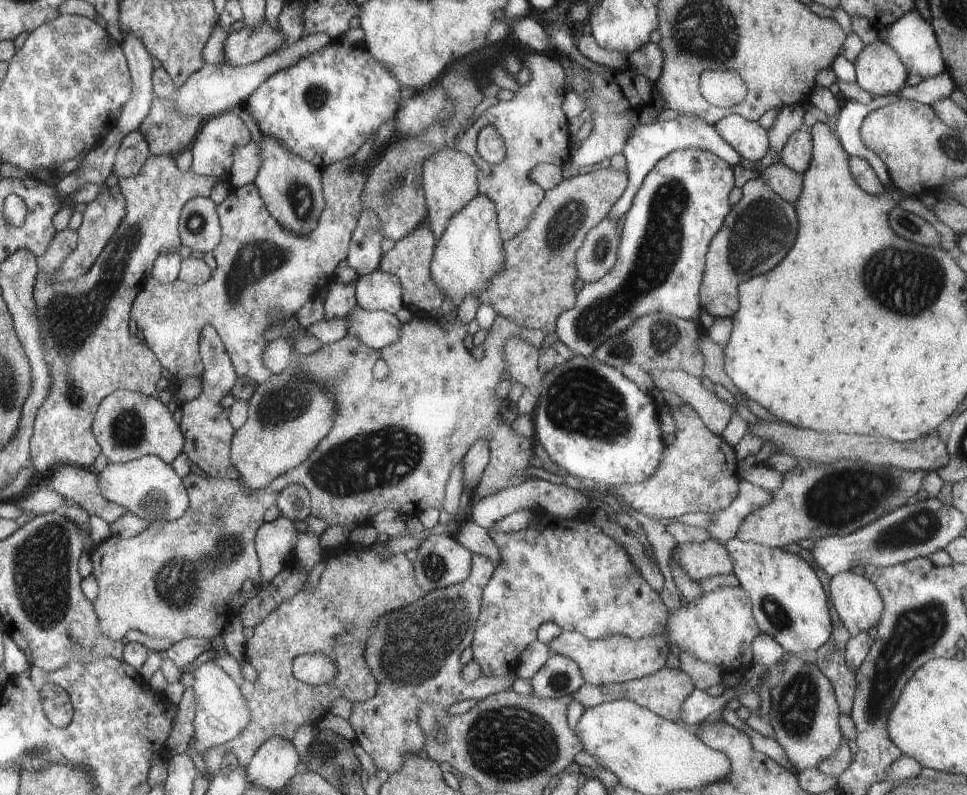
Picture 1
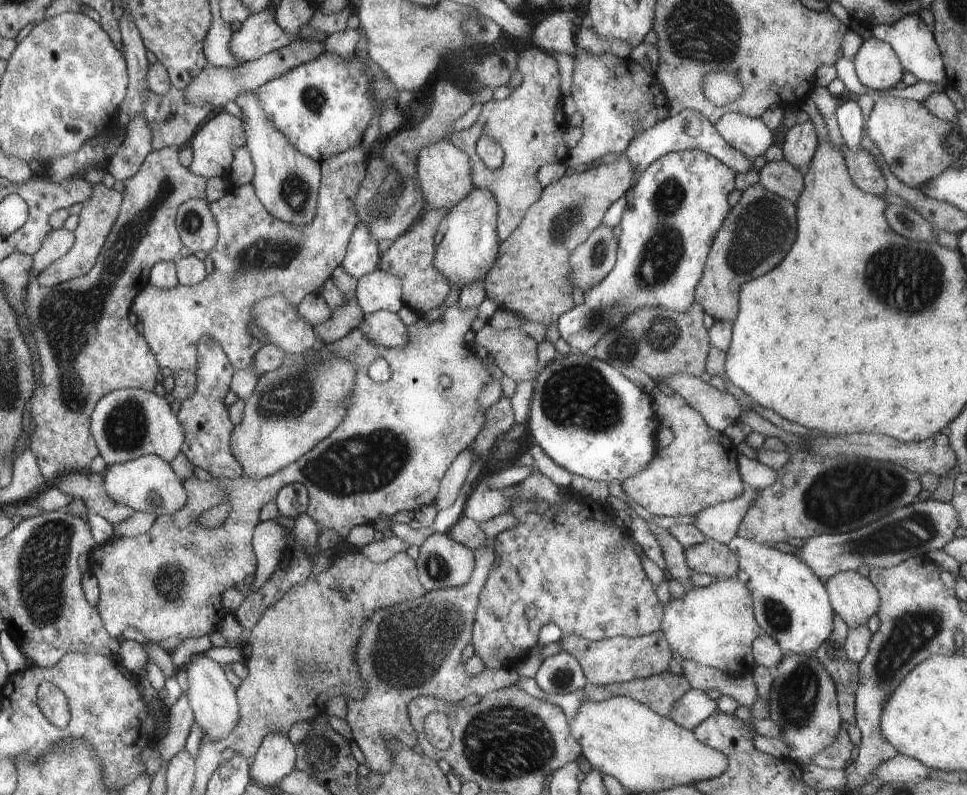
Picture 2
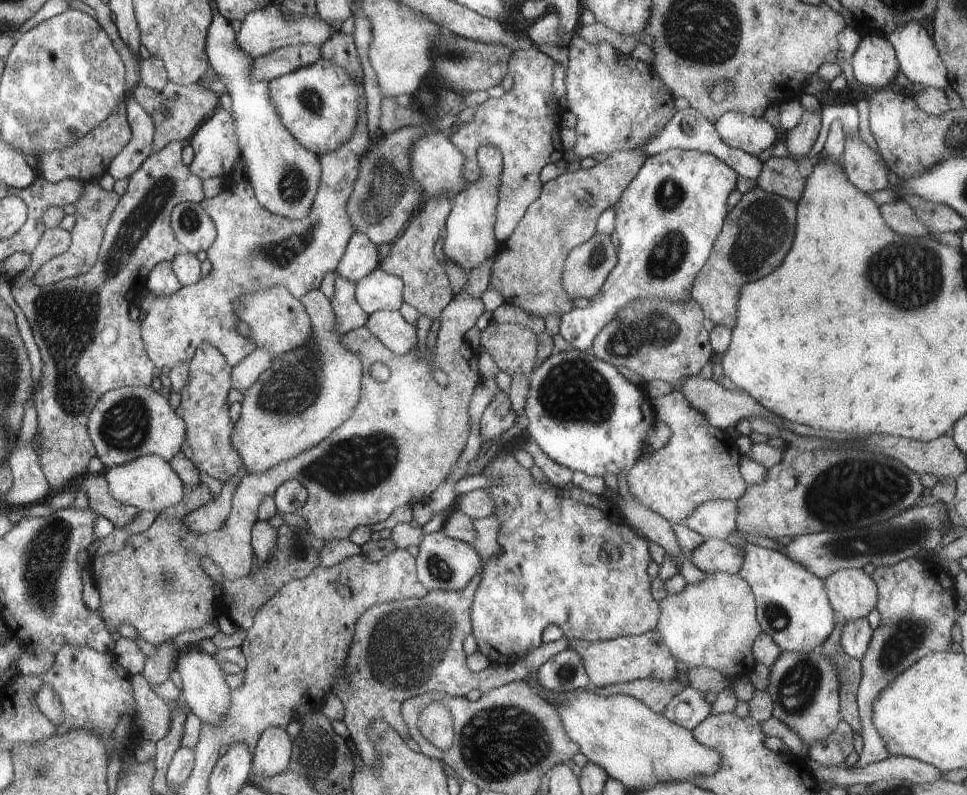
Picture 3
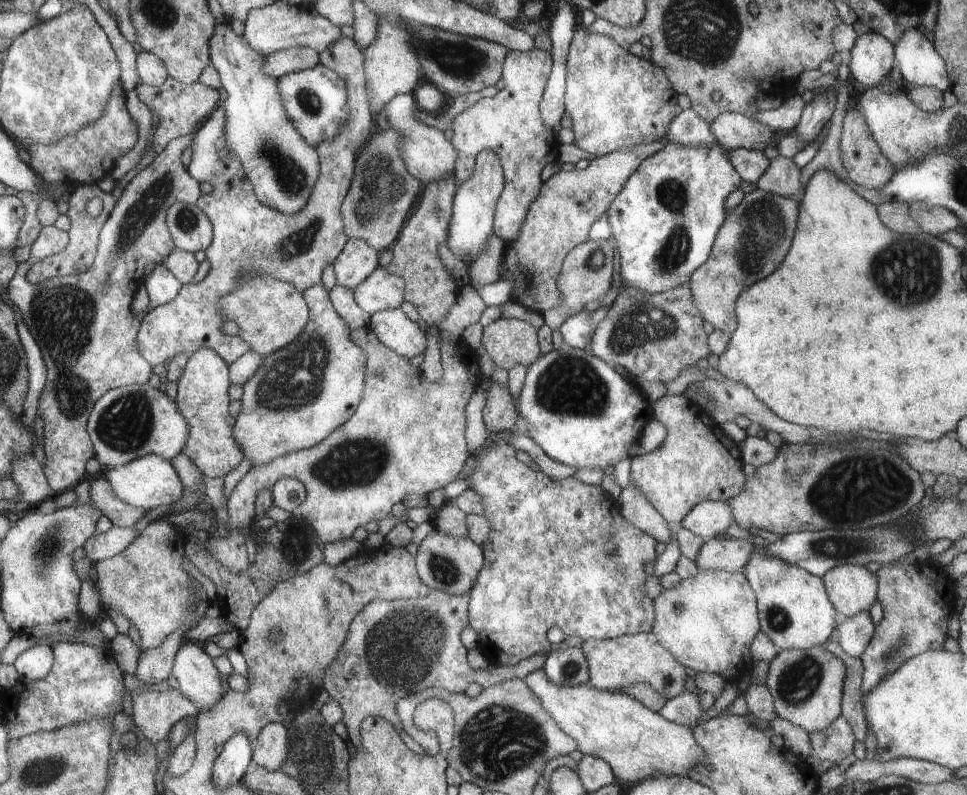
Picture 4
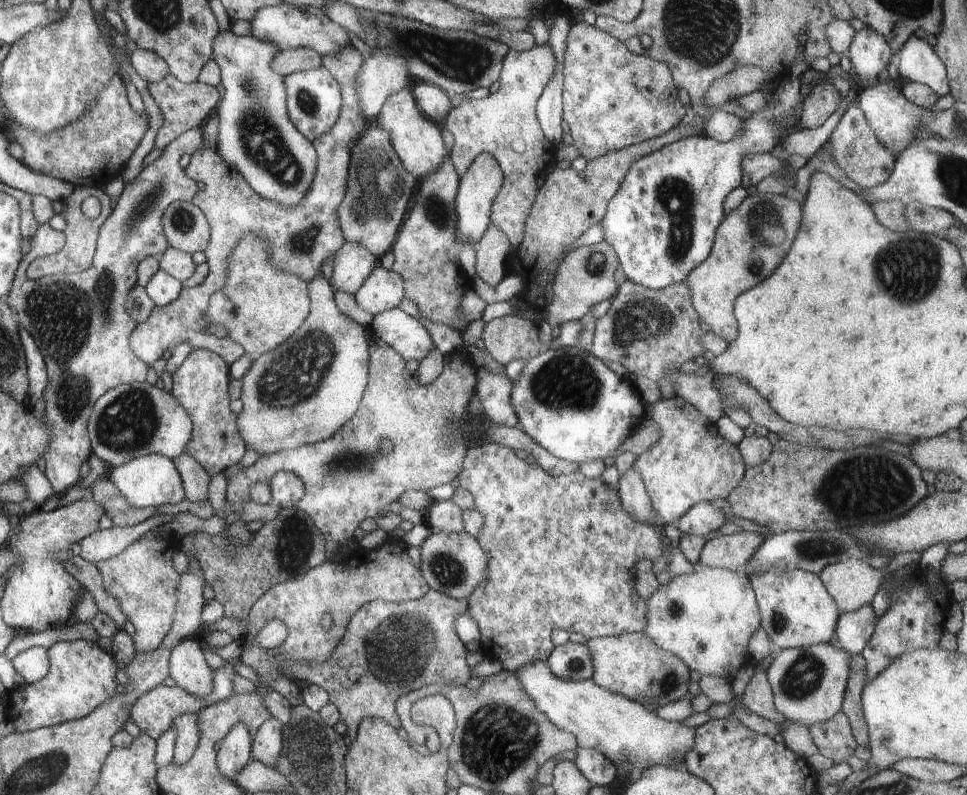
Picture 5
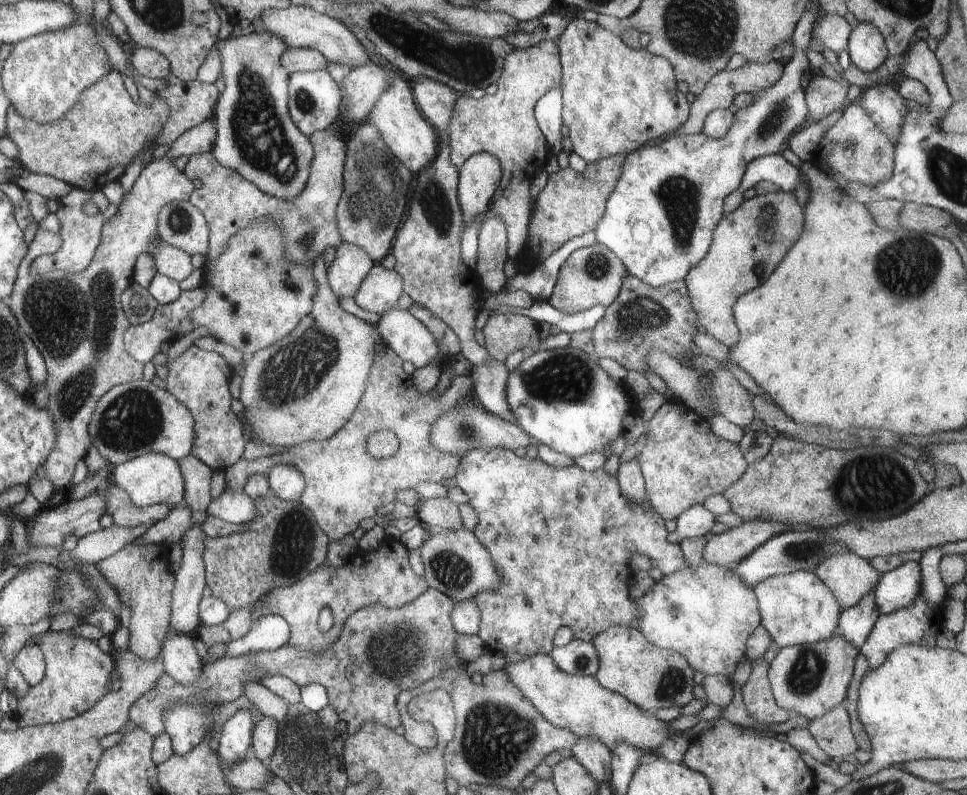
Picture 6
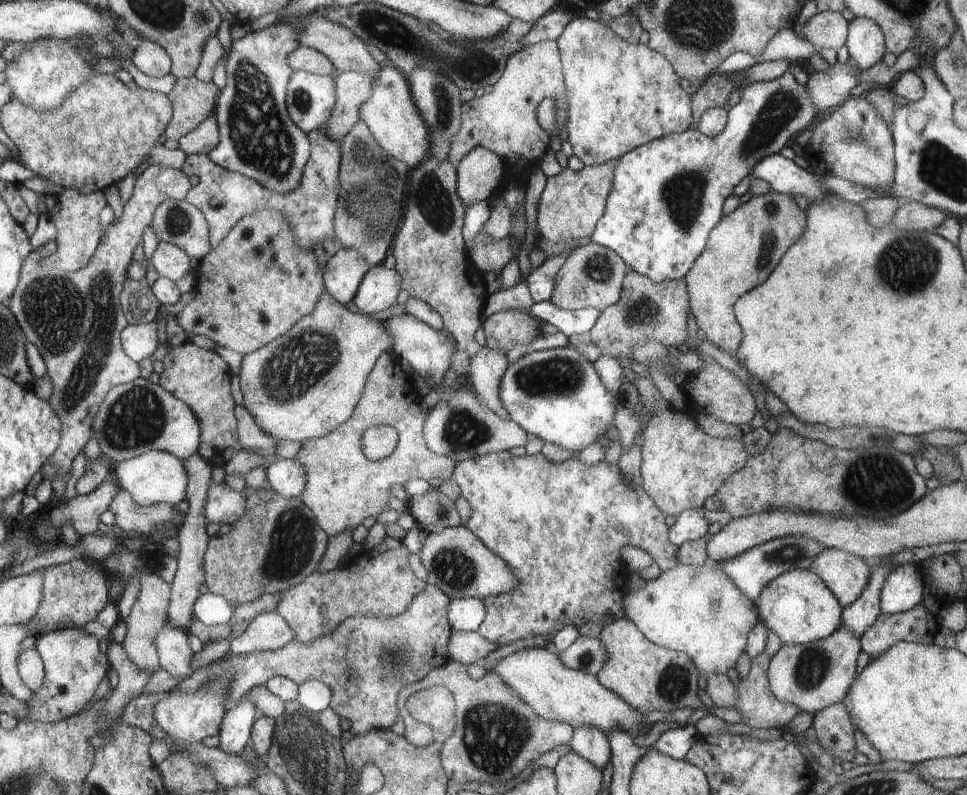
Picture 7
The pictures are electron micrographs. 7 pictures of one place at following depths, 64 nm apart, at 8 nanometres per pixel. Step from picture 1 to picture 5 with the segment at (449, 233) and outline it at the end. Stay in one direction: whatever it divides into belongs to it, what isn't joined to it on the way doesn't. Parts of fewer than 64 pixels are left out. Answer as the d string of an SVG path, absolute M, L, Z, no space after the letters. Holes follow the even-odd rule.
M479 154L467 168L463 176L459 176L459 188L455 198L455 208L459 212L459 232L463 240L471 240L473 244L483 238L485 230L491 224L491 206L503 186L503 170L499 162L491 154Z

